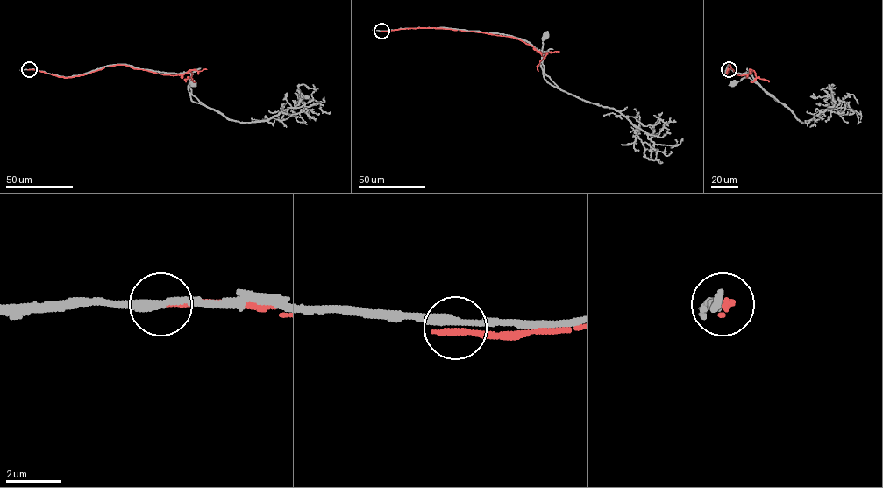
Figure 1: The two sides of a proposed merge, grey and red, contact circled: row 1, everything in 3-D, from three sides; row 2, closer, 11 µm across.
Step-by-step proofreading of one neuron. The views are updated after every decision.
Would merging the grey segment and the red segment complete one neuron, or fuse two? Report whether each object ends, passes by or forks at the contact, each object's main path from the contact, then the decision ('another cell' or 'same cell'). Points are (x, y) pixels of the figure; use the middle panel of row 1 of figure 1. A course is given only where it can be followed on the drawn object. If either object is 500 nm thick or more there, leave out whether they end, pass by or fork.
grey passes by | red ends | grey via (381, 31), (447, 27), (512, 35), (544, 52), (543, 77), (558, 88), (544, 71), (546, 35) | red via (381, 31), (444, 28), (514, 37), (544, 57), (537, 67), (538, 71) | another cell

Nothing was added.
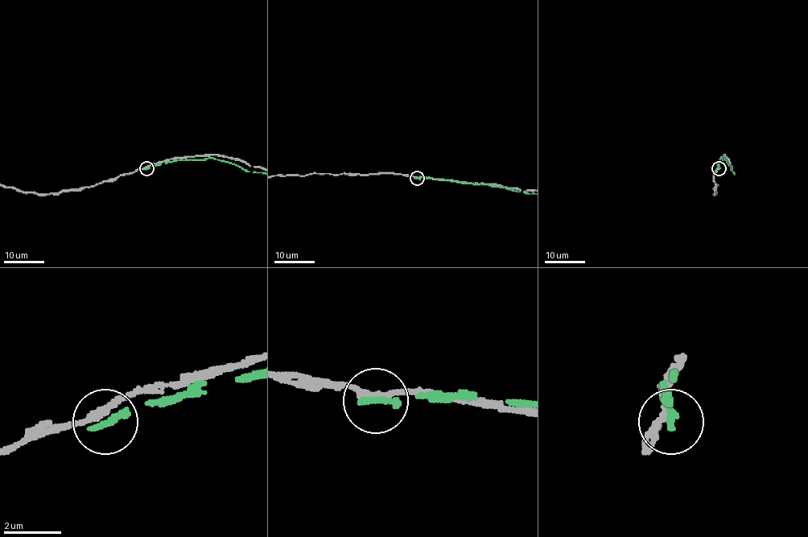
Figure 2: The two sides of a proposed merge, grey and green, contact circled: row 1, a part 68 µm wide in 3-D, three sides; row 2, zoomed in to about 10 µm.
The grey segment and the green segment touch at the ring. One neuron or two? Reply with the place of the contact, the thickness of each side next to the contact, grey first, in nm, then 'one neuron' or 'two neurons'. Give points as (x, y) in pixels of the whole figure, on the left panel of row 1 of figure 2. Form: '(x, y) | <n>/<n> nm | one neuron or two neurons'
(146, 168) | 240/260 nm | two neurons

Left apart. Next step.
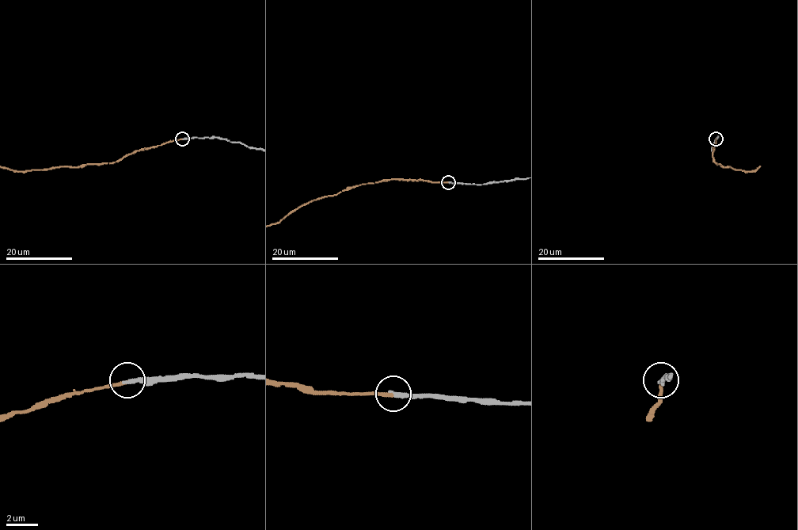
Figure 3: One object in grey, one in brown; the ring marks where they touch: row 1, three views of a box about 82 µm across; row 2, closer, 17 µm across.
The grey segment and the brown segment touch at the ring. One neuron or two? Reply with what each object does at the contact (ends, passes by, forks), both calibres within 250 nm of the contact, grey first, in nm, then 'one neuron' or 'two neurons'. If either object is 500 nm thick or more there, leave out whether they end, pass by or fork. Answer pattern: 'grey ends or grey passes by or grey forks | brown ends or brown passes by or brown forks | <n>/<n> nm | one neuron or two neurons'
grey ends | brown ends | 280/220 nm | one neuron

